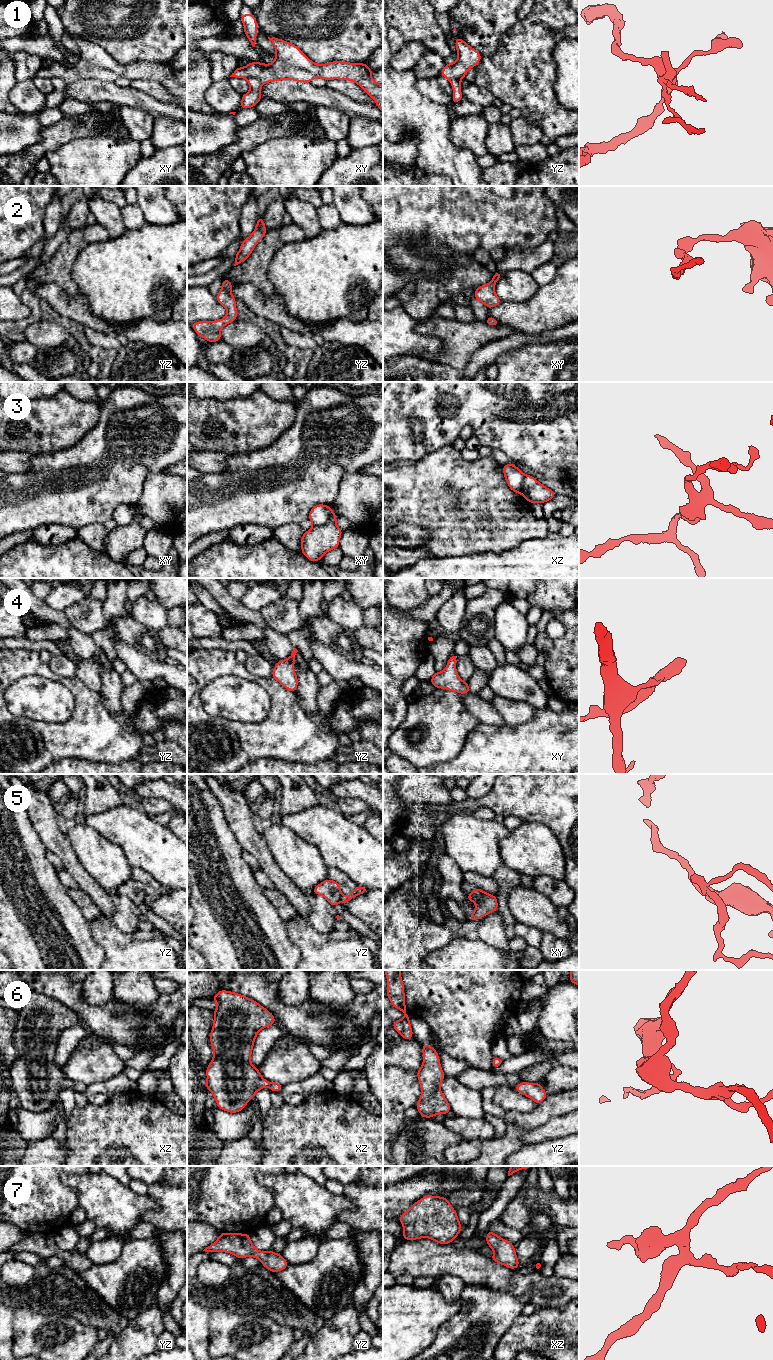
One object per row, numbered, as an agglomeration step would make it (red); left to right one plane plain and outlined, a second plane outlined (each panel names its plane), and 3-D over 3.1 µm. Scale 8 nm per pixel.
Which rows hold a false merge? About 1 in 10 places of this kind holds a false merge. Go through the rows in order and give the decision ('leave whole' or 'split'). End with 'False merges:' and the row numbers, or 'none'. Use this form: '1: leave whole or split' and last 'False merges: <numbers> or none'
1: split
2: leave whole
3: split
4: leave whole
5: split
6: leave whole
7: leave whole
False merges: 1, 3, 5

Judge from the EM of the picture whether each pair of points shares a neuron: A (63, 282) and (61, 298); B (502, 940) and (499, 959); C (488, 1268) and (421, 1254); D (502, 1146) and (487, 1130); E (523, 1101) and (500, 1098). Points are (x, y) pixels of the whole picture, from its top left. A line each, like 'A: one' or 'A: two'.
A: two
B: two
C: one
D: two
E: one

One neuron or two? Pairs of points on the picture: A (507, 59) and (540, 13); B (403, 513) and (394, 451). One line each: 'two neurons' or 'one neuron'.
A: one neuron
B: two neurons

